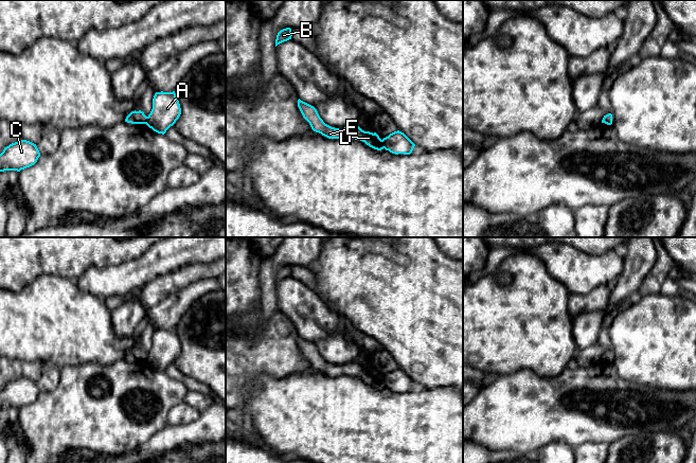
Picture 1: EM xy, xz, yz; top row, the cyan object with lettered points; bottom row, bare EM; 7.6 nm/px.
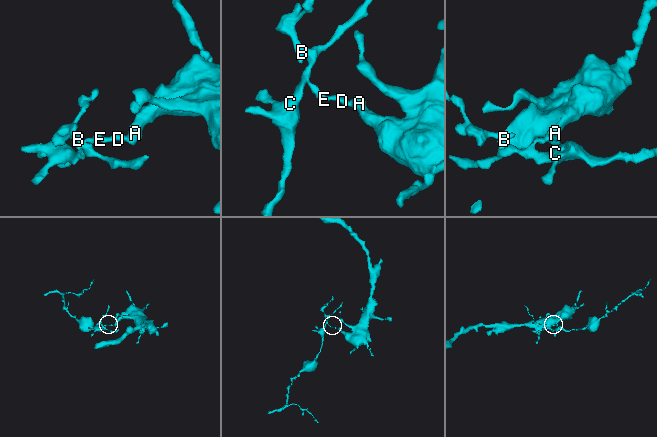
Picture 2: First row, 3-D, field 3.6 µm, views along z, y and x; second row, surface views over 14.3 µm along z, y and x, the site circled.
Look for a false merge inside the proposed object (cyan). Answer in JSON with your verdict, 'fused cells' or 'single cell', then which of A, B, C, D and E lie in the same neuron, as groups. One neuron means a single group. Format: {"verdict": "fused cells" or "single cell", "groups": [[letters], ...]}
{"verdict": "fused cells", "groups": [["A"], ["B", "C", "D", "E"]]}

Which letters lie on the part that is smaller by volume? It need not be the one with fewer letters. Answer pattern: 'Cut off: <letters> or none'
Cut off: B, C, D, E

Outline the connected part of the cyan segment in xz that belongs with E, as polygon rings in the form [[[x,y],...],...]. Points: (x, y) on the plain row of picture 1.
[[[300,336],[298,337],[298,344],[303,355],[309,360],[311,367],[328,376],[340,376],[343,374],[358,376],[374,387],[381,388],[385,386],[382,377],[376,370],[364,369],[357,362],[346,363],[344,366],[332,364],[323,359],[314,343]]]

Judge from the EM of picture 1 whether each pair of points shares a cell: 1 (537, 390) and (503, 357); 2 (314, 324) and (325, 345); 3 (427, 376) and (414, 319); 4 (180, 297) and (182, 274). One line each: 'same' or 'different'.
1: different
2: different
3: same
4: different

